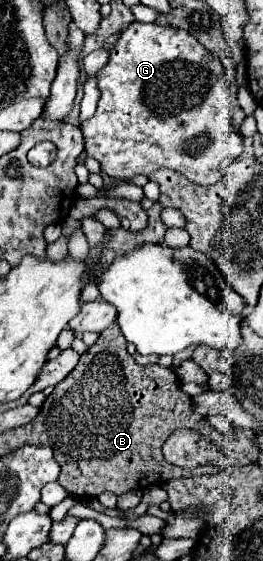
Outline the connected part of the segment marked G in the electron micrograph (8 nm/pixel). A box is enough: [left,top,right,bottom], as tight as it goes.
[80,23,244,185]

